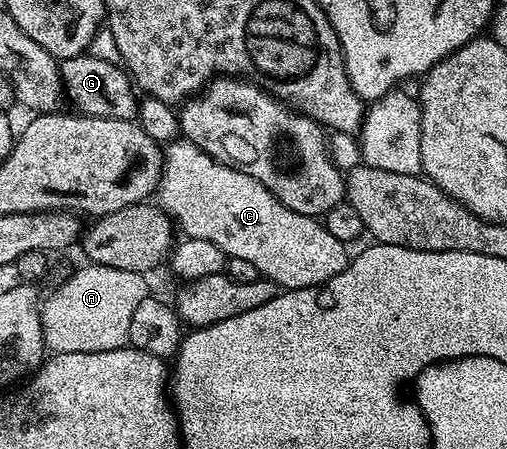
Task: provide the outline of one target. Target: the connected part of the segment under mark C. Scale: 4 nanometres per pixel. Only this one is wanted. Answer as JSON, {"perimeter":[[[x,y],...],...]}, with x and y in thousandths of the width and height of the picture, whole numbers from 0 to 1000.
{"perimeter":[[[367,312],[327,318],[310,457],[335,481],[339,497],[367,528],[412,535],[428,543],[428,552],[436,552],[436,561],[444,561],[450,575],[491,579],[491,588],[507,597],[513,615],[558,646],[633,637],[657,624],[657,615],[682,597],[688,581],[686,550],[665,535],[665,526],[655,526],[629,486],[611,486],[578,472],[578,463],[562,463],[562,454],[554,454],[546,437],[523,419],[523,410],[499,401],[499,392],[467,374],[446,370],[442,361],[426,361],[404,336],[391,334],[379,316]]]}

